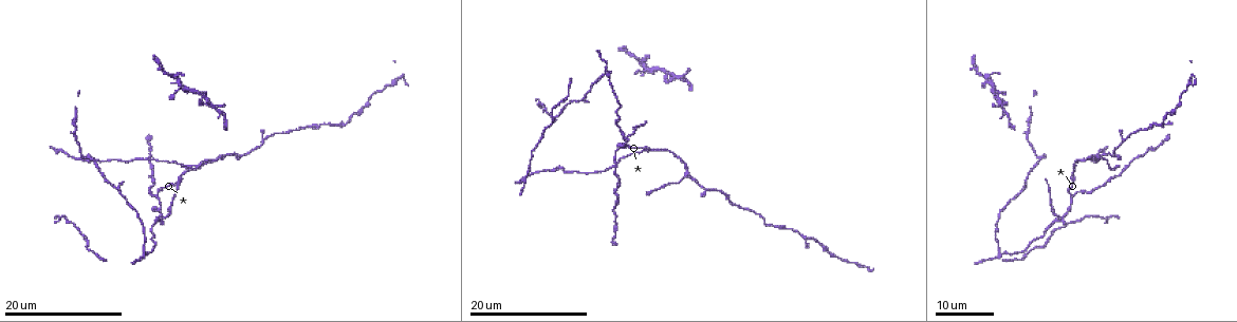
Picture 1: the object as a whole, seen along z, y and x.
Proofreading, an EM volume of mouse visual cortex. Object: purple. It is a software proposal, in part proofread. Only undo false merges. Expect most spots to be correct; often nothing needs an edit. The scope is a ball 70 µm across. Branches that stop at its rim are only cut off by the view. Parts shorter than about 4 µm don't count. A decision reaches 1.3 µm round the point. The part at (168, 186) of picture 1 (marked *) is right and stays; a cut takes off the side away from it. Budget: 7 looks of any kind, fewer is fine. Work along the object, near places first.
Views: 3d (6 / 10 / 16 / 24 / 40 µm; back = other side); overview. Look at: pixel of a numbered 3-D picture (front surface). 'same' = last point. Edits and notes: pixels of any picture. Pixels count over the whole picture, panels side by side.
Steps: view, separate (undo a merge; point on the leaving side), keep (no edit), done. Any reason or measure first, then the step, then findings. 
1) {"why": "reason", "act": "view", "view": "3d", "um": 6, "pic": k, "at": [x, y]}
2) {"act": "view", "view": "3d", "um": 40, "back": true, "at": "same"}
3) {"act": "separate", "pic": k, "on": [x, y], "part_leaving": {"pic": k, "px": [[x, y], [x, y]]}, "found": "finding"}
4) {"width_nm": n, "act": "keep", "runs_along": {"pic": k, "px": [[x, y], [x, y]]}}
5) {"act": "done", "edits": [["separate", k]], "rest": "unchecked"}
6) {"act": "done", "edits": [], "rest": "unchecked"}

{"why": "three-way junction", "act": "view", "view": "3d", "um": 24, "pic": 1, "at": [157, 197]}

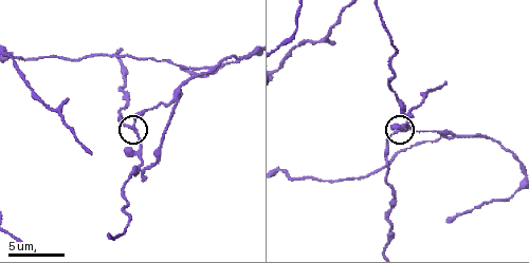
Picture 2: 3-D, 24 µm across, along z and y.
{"act": "view", "view": "3d", "um": 6, "pic": 2, "at": [129, 126]}

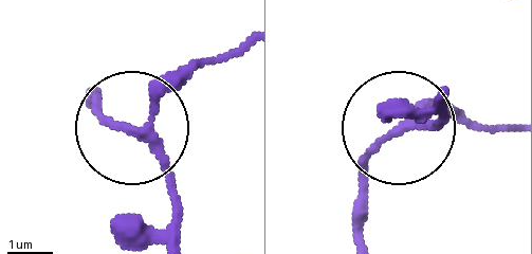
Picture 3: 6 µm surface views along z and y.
{"act": "view", "view": "3d", "um": 6, "back": true, "pic": 3, "at": [400, 129]}

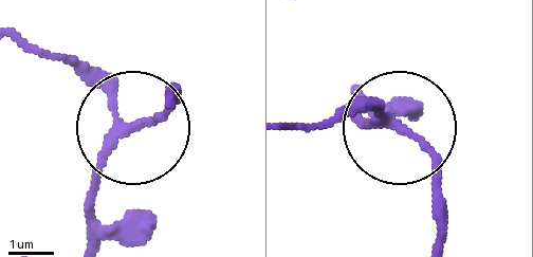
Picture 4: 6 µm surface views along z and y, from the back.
{"side_arm_um": 23, "arms": 3, "act": "keep", "found": "continuous, no second neuron"}

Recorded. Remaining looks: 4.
{"why": "three-way junction", "act": "view", "view": "3d", "um": 24, "pic": 1, "at": [142, 254]}

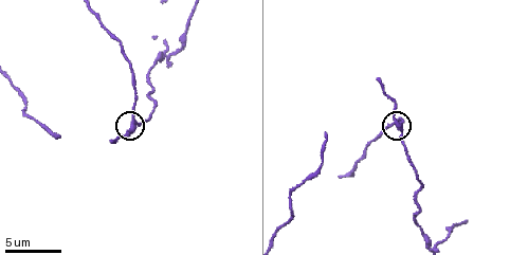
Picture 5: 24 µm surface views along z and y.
{"why": "closer look", "act": "view", "view": "3d", "um": 10, "pic": 5, "at": [130, 125]}

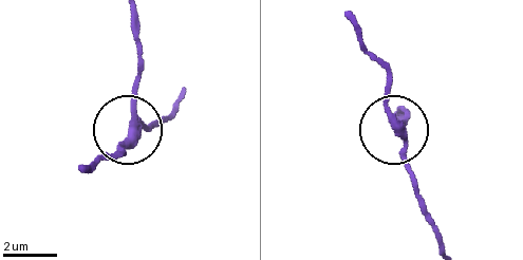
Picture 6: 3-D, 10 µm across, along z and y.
{"side_arm_um": 35, "act": "keep", "runs_along": {"pic": 6, "px": [[181, 98], [165, 119], [135, 126], [112, 158]]}, "found": "one neuron here"}

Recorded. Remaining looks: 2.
{"why": "three-way junction", "act": "view", "view": "3d", "um": 6, "pic": 2, "at": [199, 68]}

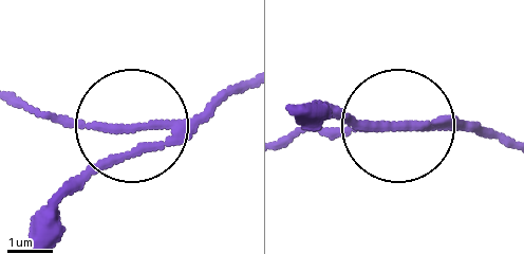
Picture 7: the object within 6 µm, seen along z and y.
{"act": "view", "view": "3d", "um": 6, "back": true, "pic": 7, "at": [136, 128]}

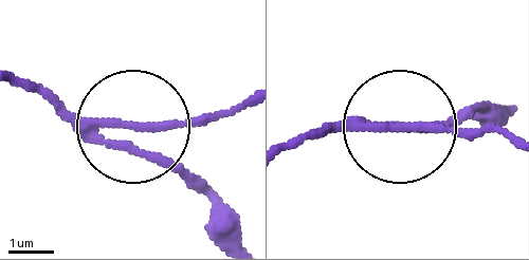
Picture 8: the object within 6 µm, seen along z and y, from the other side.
{"act": "separate", "pic": 8, "on": [170, 125], "part_leaving": {"pic": 8, "px": [[103, 122], [201, 122], [247, 107]]}, "found": "a second neuron is stuck on"}

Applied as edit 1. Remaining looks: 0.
{"act": "done", "edits": [["separate", 8]], "rest": "unchecked"}

